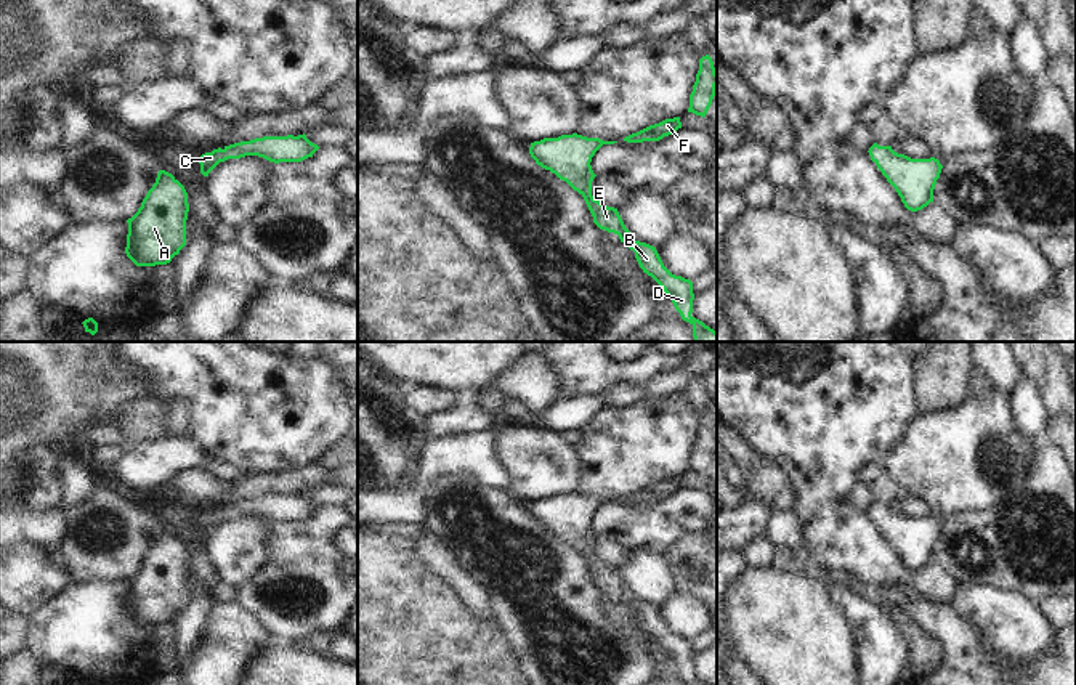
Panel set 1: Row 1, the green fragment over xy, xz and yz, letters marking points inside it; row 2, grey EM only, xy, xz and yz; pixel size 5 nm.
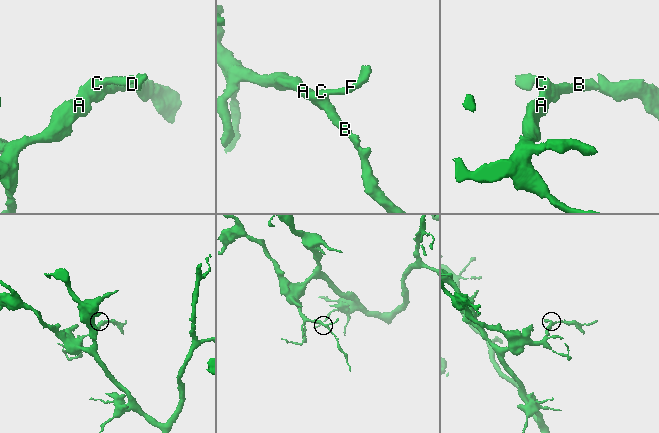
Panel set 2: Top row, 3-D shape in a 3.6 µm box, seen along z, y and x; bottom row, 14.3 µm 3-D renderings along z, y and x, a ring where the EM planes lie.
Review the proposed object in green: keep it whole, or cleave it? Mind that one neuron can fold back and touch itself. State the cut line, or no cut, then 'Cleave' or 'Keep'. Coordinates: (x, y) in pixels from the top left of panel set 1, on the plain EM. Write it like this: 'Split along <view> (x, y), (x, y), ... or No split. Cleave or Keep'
No split. Keep

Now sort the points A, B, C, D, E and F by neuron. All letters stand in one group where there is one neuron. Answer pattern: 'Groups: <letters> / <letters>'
Groups: A B C D E F

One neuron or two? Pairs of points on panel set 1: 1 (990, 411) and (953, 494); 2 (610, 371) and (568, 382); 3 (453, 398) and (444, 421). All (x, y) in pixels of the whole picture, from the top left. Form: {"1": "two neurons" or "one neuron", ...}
{"1": "one neuron", "2": "one neuron", "3": "two neurons"}

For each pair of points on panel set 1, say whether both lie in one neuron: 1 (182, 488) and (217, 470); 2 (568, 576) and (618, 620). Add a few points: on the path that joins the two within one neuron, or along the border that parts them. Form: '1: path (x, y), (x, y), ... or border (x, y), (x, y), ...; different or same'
1: border (199, 469), (228, 483); different
2: border (598, 589), (598, 612), (619, 634); different

